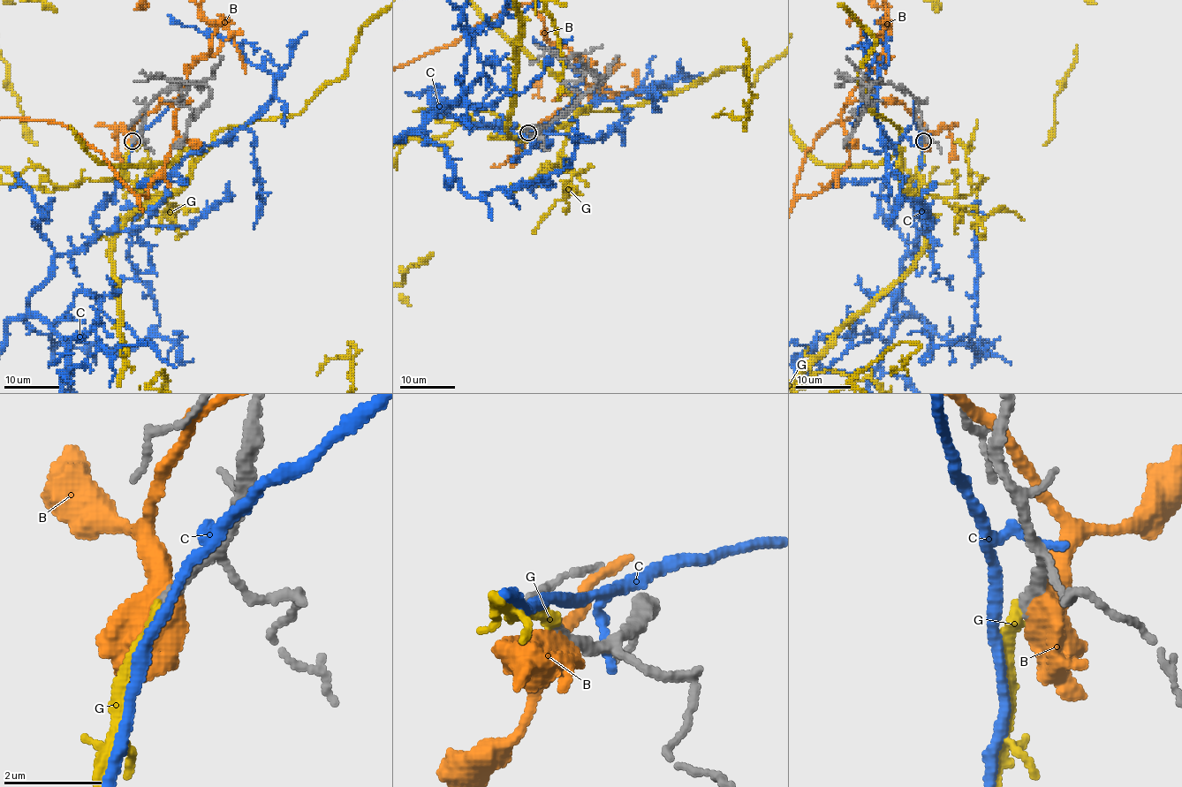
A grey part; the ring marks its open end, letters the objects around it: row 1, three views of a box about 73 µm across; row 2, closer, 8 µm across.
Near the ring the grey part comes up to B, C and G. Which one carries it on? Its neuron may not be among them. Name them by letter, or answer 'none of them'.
G

